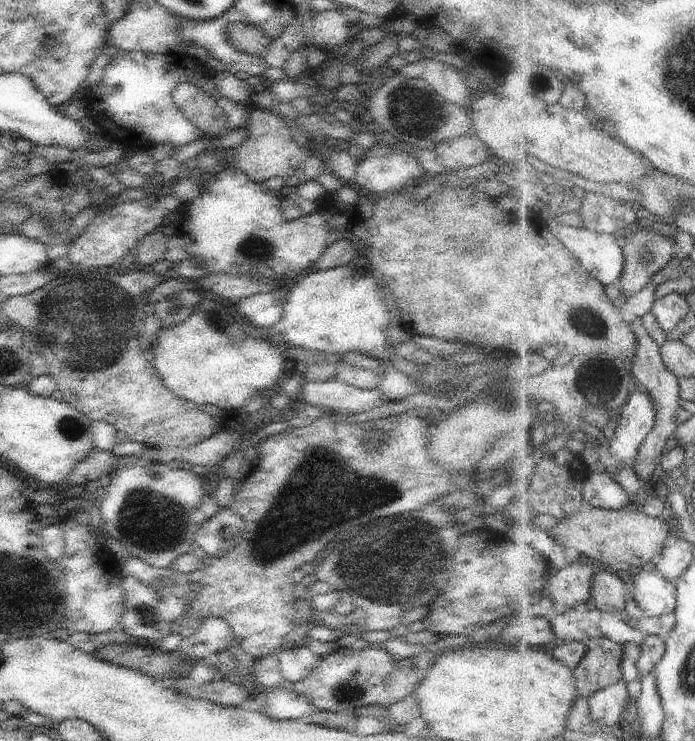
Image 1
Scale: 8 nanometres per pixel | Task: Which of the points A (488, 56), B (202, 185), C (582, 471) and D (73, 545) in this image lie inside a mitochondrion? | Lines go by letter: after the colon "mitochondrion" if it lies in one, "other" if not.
A: other
B: other
C: other
D: other

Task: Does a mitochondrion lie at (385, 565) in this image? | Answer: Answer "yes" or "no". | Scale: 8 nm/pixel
yes

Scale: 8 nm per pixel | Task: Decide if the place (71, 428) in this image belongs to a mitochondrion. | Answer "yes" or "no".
yes

